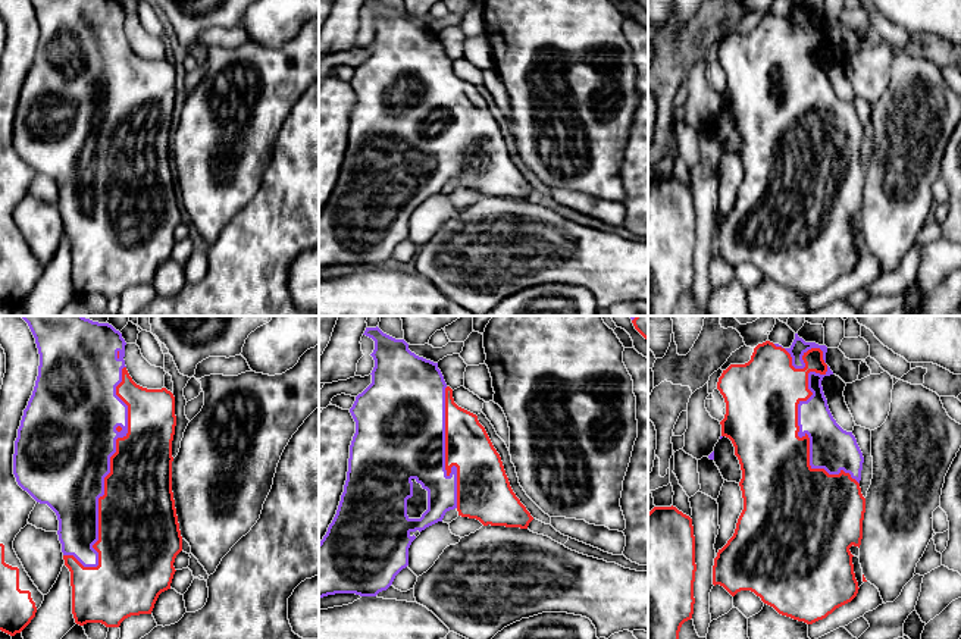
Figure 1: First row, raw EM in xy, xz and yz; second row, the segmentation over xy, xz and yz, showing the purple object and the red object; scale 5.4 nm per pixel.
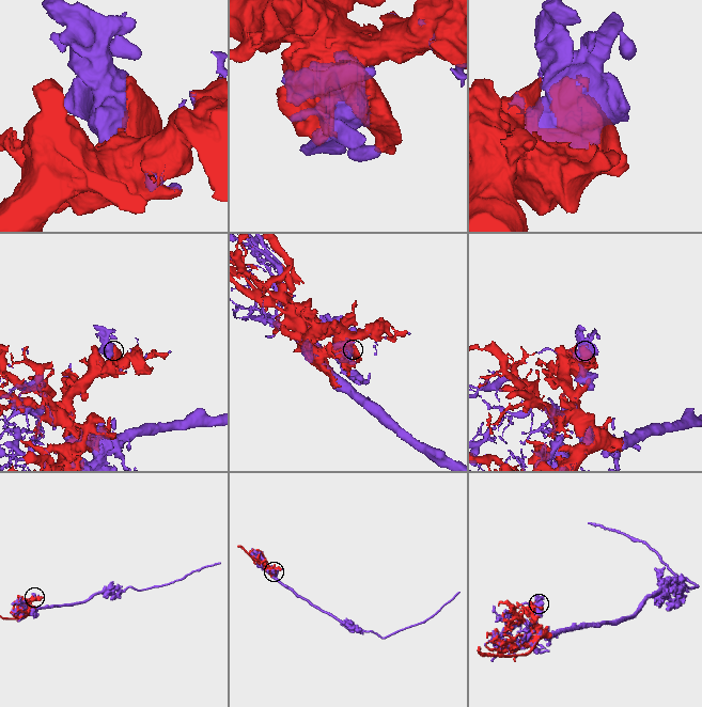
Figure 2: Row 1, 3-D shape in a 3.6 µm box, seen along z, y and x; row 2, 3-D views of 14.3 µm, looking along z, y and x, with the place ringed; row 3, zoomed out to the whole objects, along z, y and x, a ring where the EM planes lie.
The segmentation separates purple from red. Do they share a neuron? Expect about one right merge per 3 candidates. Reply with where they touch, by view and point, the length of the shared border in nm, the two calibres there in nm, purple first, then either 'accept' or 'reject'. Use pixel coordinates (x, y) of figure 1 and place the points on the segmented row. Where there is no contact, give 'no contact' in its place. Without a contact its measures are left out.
xy (109, 470) | 1150 nm | 480/400 nm | accept

